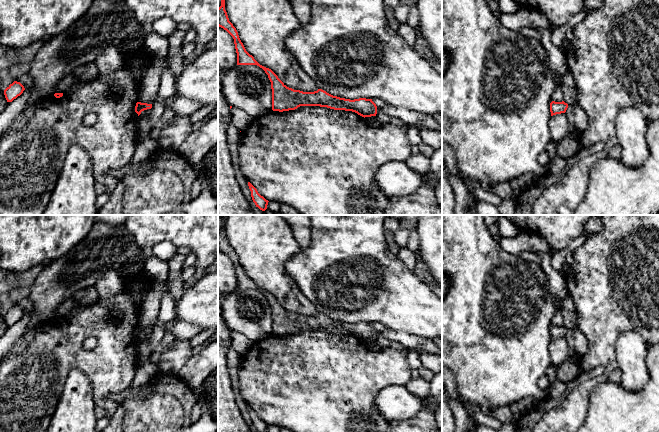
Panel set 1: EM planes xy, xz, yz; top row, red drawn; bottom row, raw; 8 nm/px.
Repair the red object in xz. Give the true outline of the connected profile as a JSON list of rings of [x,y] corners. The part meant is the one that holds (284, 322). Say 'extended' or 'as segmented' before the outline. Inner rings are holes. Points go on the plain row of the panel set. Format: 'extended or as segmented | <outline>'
as segmented | [[[226,216],[221,220],[221,230],[218,232],[218,250],[226,254],[234,263],[237,277],[237,289],[257,289],[268,299],[272,313],[272,334],[289,335],[300,330],[320,330],[334,334],[345,334],[357,337],[362,341],[376,340],[377,330],[372,323],[345,323],[333,320],[322,313],[314,316],[303,316],[287,311],[278,300],[269,292],[260,289],[252,279],[250,279],[241,266],[238,256],[229,245],[225,234]]]

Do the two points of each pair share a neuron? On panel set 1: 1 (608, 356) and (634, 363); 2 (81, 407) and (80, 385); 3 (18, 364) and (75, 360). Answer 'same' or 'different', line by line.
1: different
2: same
3: same

